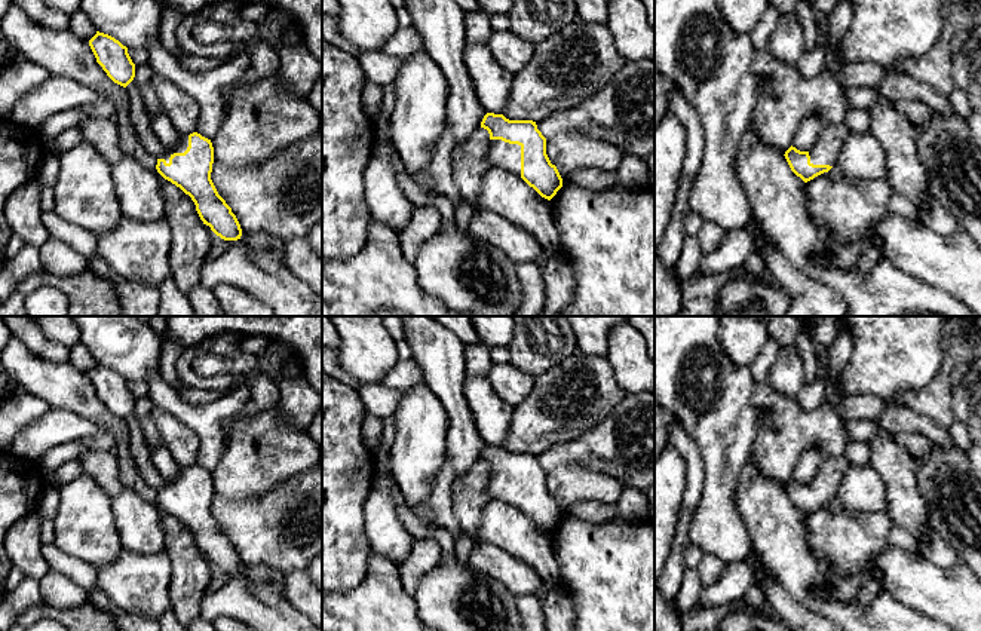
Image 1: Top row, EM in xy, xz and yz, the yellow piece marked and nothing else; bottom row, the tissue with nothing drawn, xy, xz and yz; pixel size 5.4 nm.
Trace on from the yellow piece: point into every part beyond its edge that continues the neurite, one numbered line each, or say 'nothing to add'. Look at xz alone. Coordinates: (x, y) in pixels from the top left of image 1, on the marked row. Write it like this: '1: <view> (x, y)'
1: xz (502, 155)

